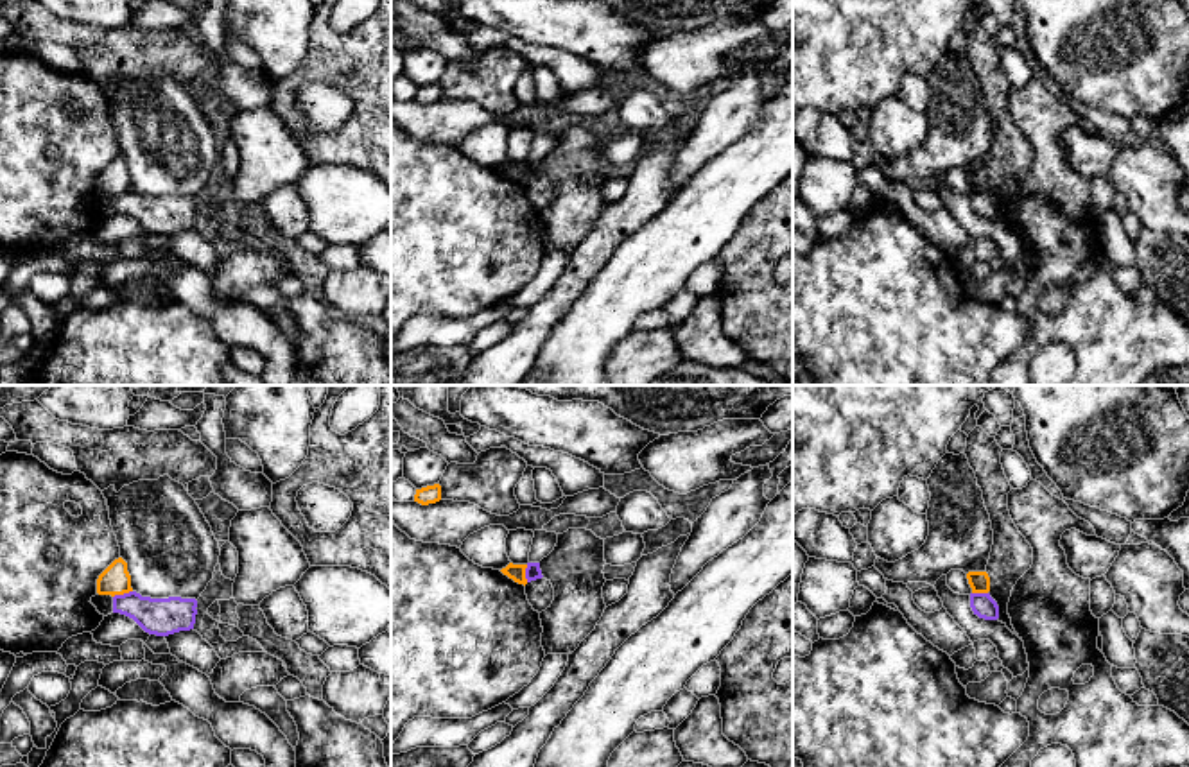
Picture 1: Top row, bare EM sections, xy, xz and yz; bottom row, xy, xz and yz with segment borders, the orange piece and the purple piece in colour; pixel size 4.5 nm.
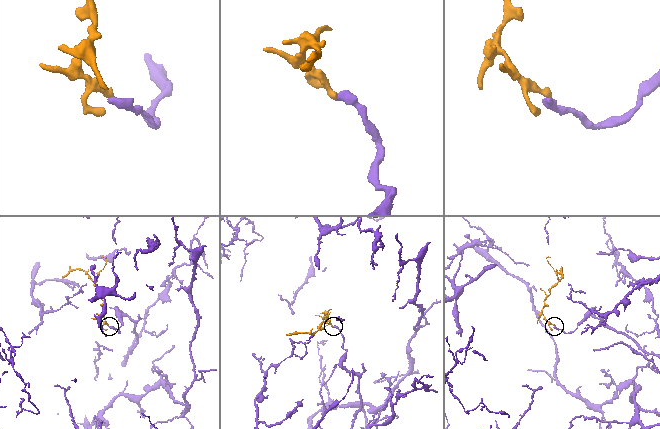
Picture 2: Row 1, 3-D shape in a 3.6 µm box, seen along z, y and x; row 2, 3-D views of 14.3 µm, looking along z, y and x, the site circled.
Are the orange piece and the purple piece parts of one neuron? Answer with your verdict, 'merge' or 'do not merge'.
do not merge

